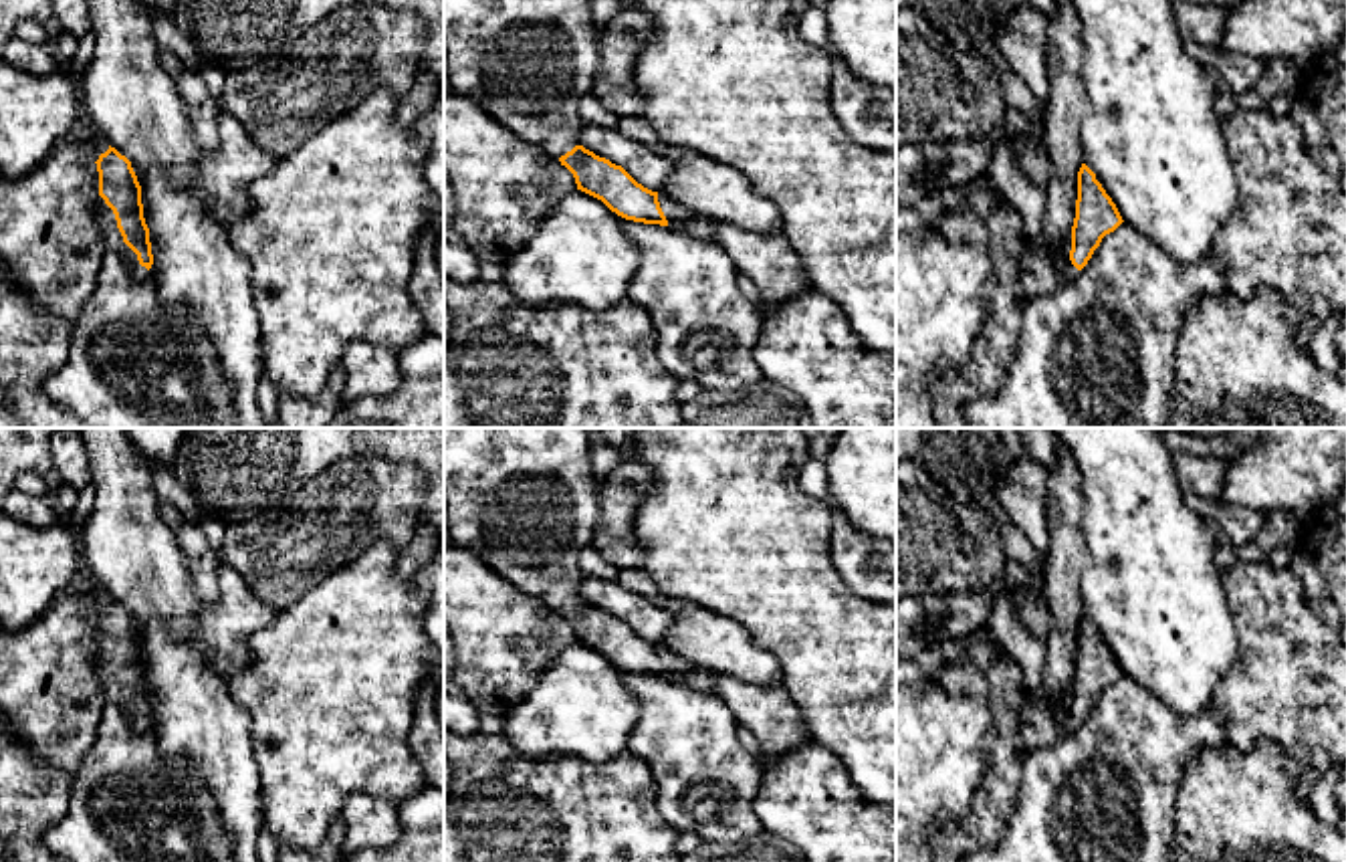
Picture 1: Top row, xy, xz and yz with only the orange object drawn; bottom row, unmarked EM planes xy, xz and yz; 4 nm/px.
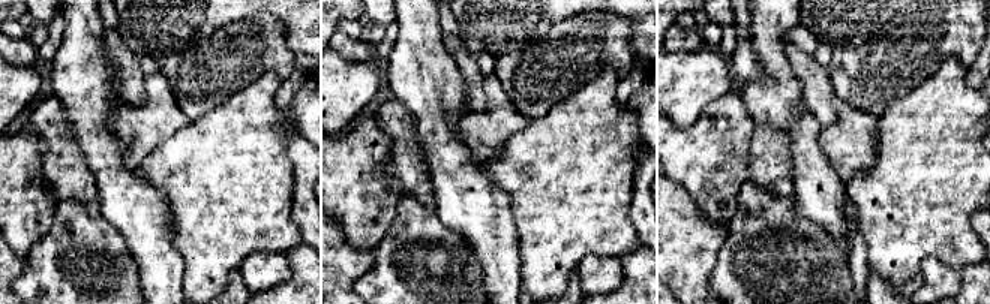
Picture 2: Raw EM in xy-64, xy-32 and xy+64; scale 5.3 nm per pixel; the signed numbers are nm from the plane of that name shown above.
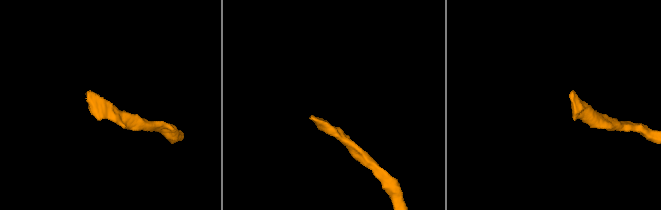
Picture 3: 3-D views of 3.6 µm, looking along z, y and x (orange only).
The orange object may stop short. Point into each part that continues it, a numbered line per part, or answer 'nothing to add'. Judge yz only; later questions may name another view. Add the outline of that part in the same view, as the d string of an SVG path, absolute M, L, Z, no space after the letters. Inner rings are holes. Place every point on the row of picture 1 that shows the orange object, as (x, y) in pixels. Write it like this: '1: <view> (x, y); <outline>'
1: yz (1040, 275); M1045 236L1035 240L1023 238L1019 256L1019 297L1035 299L1059 291L1065 283L1078 277L1078 268L1070 258L1057 262L1049 252Z

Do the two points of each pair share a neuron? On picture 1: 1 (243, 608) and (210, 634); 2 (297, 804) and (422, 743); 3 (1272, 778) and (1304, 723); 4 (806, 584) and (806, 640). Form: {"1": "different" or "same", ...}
{"1": "same", "2": "different", "3": "different", "4": "same"}

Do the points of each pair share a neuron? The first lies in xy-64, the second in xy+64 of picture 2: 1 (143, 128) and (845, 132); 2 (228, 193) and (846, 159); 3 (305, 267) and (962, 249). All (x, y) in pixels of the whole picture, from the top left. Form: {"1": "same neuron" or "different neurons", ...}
{"1": "same neuron", "2": "different neurons", "3": "different neurons"}

